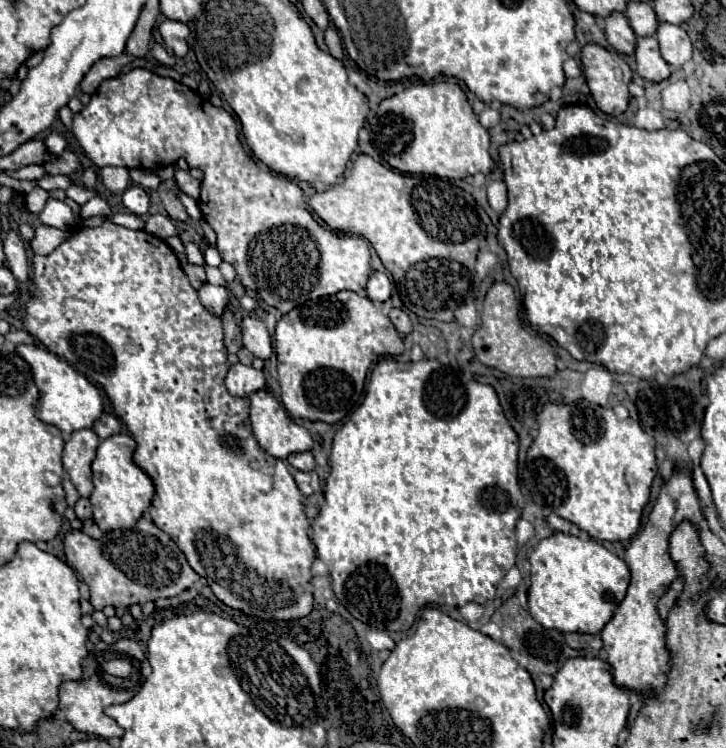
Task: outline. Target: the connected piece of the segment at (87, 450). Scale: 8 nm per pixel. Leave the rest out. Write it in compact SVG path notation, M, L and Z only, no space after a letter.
M93 429L75 431L65 443L62 455L63 466L71 477L71 483L75 485L75 489L83 499L89 499L93 493L91 463L95 459L97 447L99 447L99 437L95 435Z

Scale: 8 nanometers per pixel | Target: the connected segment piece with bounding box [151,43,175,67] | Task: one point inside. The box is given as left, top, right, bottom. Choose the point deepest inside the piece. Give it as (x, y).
(159, 53)

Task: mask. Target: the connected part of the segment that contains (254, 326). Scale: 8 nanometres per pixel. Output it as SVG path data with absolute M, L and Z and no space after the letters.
M245 317L241 321L243 345L259 359L269 359L272 355L272 338L267 333L267 327L257 317Z

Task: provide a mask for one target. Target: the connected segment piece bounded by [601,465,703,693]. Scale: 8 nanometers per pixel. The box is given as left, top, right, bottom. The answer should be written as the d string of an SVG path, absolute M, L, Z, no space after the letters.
M679 465L669 481L661 487L643 531L631 539L625 551L625 563L631 571L631 583L623 603L601 631L603 649L609 655L607 661L615 669L617 685L641 693L653 693L665 685L665 677L669 671L669 651L665 647L665 623L657 613L657 599L679 575L677 565L669 555L669 537L683 521L693 523L699 529L701 519L703 511L693 489L691 471L685 465Z

